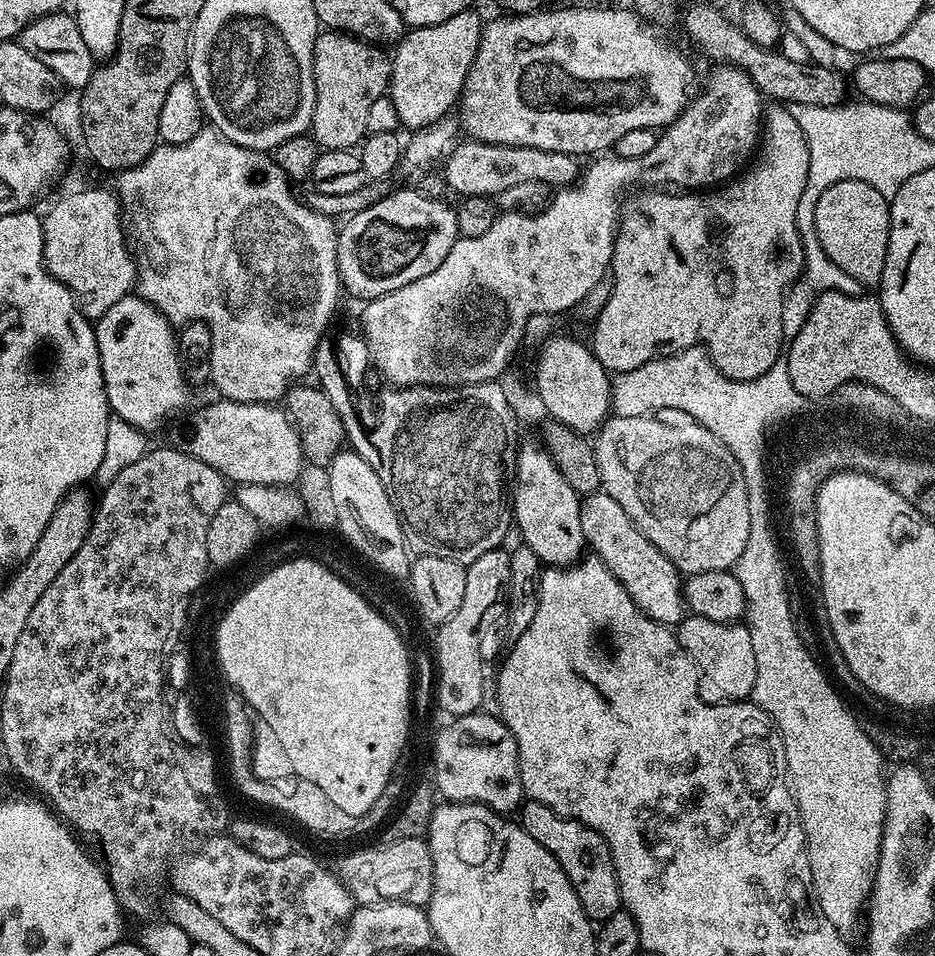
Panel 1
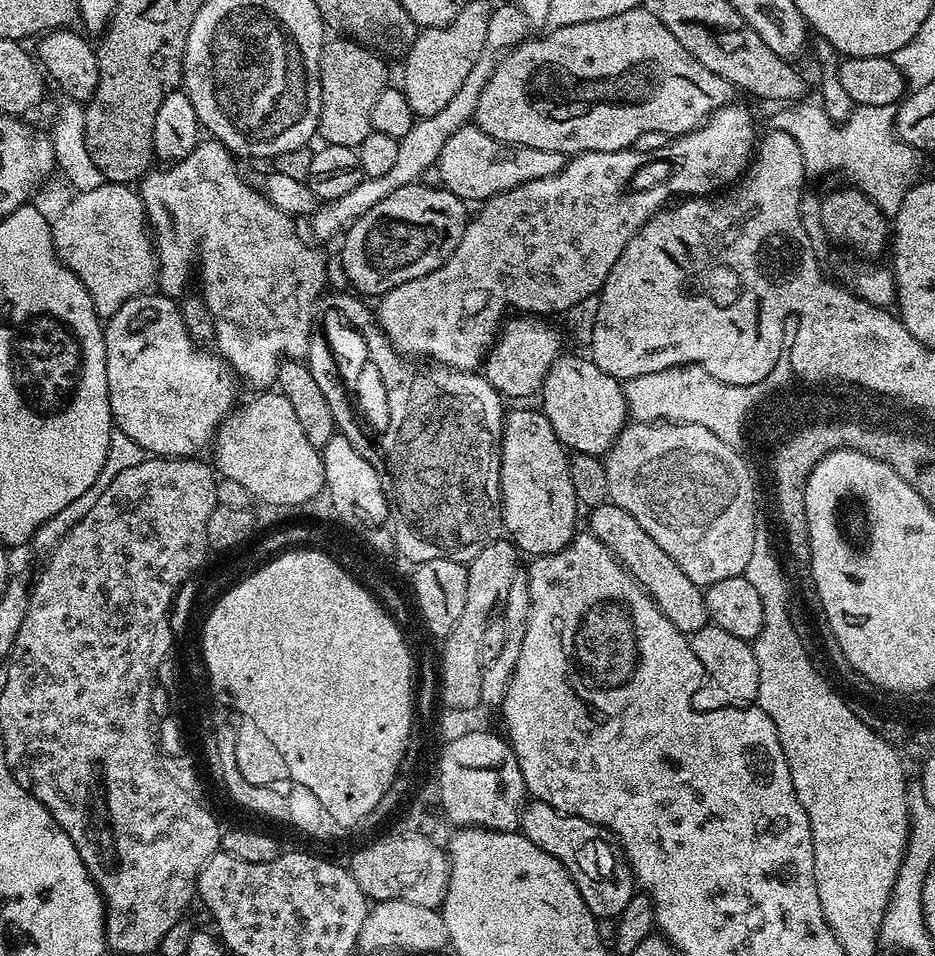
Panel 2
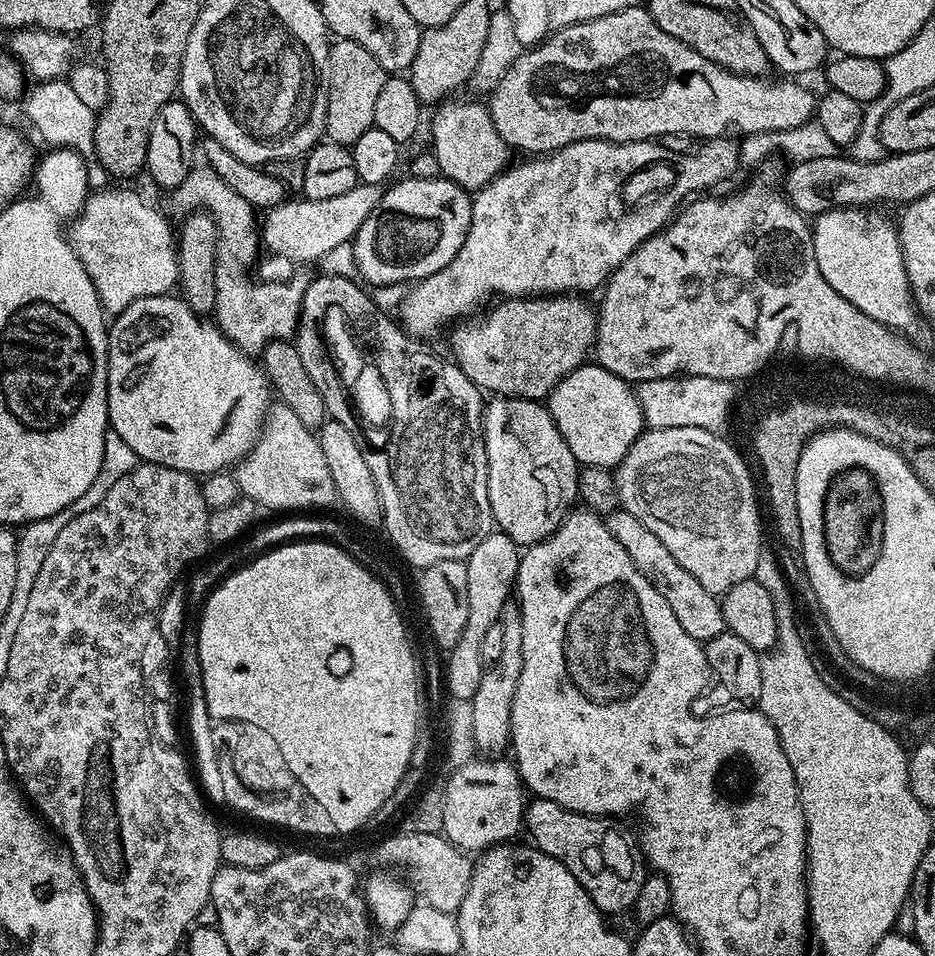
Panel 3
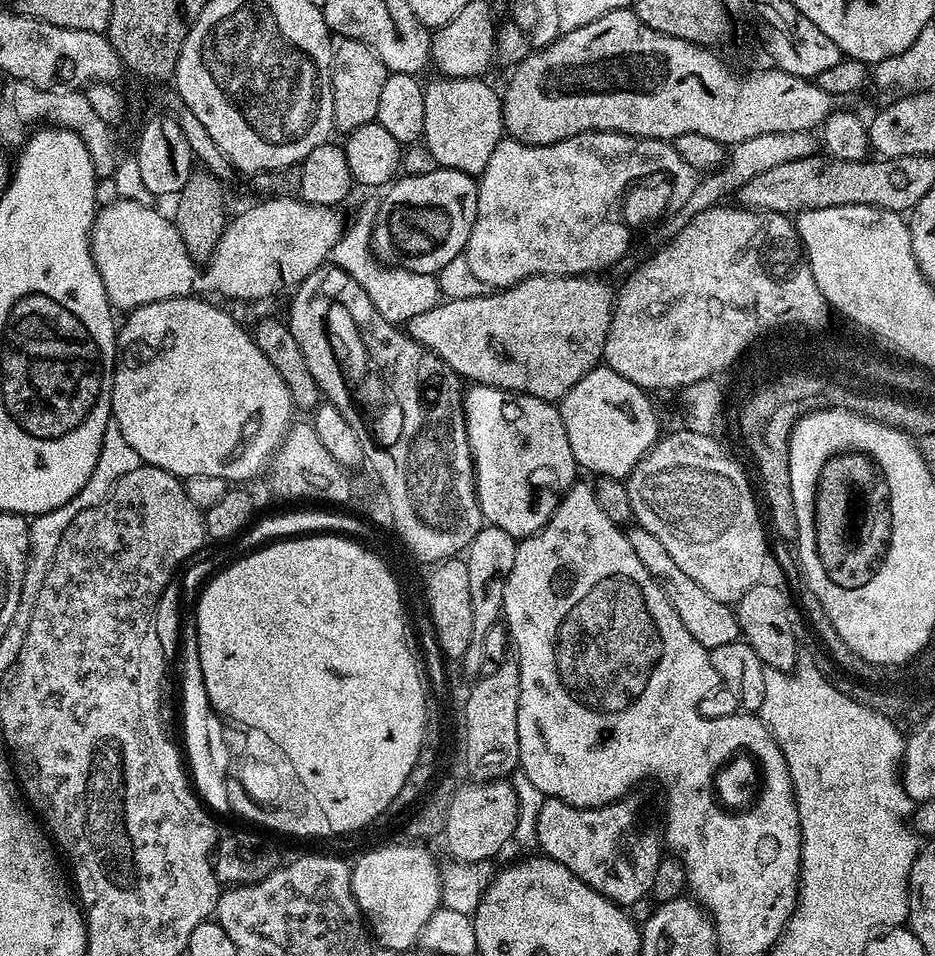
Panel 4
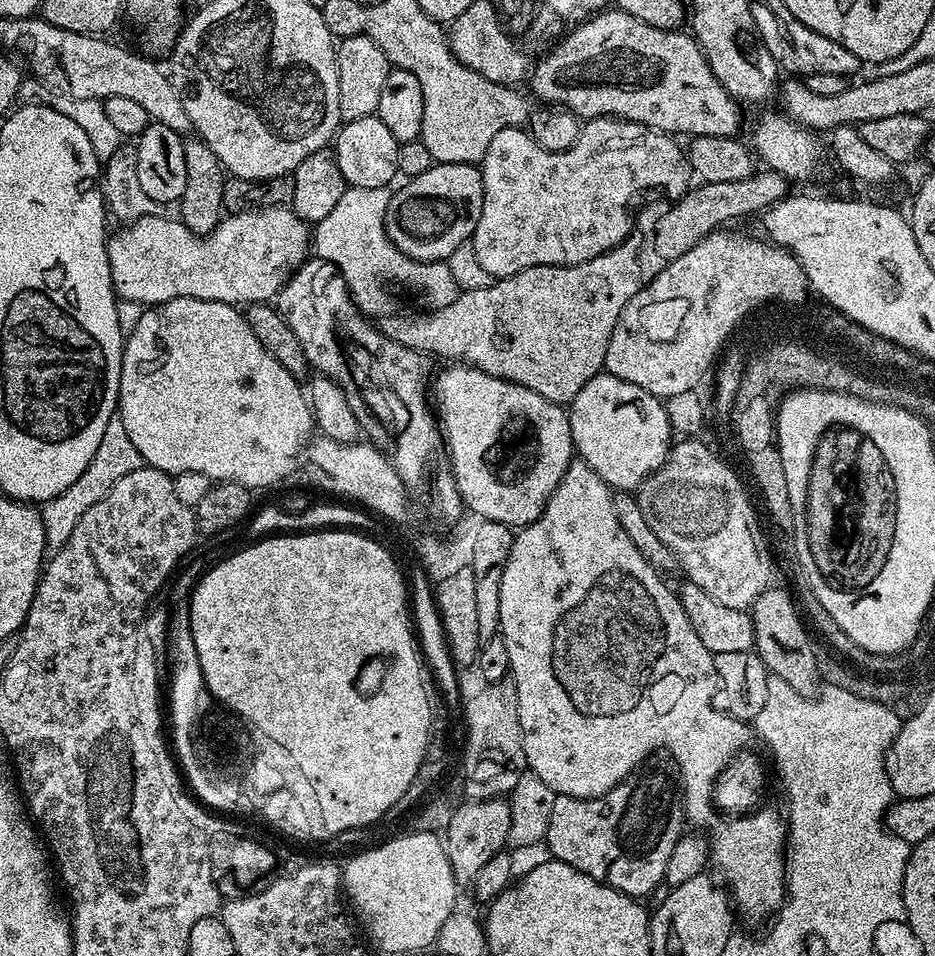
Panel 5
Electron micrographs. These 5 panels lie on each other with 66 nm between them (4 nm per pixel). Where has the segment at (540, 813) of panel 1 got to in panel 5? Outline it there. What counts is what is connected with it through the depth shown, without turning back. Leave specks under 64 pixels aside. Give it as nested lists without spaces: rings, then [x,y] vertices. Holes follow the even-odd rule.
[[[633,774],[628,779],[623,780],[618,786],[614,786],[614,790],[610,790],[606,794],[602,794],[598,798],[590,798],[583,800],[582,798],[570,798],[569,796],[557,796],[556,801],[551,807],[548,834],[546,837],[546,847],[548,846],[551,859],[566,862],[566,866],[574,866],[574,870],[578,870],[582,874],[586,874],[590,878],[599,880],[601,884],[608,884],[614,890],[618,890],[622,894],[633,898],[645,898],[656,887],[664,884],[664,875],[666,874],[666,861],[670,859],[670,854],[674,850],[674,846],[680,840],[682,833],[686,828],[686,817],[683,807],[678,803],[678,792],[672,784],[664,776],[640,776],[641,774]]]

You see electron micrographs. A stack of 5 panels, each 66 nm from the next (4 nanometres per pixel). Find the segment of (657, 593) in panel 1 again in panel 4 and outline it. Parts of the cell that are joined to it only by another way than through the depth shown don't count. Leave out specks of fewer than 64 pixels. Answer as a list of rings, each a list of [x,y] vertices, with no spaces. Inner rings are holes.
[[[632,526],[627,529],[627,533],[630,546],[634,546],[634,554],[638,554],[642,566],[646,566],[648,573],[659,582],[660,589],[666,594],[670,606],[674,606],[678,618],[682,618],[682,626],[686,626],[686,630],[694,634],[694,642],[711,650],[741,639],[733,605],[718,602],[718,598],[710,598],[710,594],[706,594],[706,590],[702,590],[702,586],[694,582],[694,578],[689,578],[683,570],[678,570],[674,558],[666,554],[662,542],[658,542],[658,538],[650,534],[650,530]]]

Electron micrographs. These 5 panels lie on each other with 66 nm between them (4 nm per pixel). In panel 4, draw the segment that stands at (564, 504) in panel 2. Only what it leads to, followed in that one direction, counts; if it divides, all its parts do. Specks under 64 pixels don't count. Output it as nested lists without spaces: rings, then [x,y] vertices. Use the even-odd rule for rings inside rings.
[[[472,384],[463,393],[464,429],[468,431],[468,445],[476,478],[476,497],[485,521],[506,534],[523,538],[532,536],[548,525],[560,498],[577,483],[578,465],[562,426],[559,407],[553,401],[527,396],[521,392],[507,392],[494,386]]]

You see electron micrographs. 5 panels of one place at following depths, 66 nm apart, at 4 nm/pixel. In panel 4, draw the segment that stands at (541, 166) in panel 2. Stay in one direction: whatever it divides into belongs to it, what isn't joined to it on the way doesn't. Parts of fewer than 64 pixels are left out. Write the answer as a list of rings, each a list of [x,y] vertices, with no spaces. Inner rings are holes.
[[[440,76],[435,79],[427,81],[424,89],[426,122],[422,144],[434,156],[439,167],[453,168],[467,176],[479,177],[486,162],[490,162],[490,154],[494,154],[494,146],[502,138],[498,128],[496,133],[492,125],[498,120],[501,93],[495,92],[484,78]]]

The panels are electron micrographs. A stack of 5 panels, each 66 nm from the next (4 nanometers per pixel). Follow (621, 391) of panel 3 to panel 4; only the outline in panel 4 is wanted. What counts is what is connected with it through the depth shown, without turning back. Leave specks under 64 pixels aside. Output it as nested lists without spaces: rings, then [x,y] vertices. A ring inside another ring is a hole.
[[[598,366],[590,370],[568,393],[558,402],[562,426],[566,426],[566,438],[570,442],[570,450],[574,454],[577,465],[588,472],[597,472],[597,477],[612,477],[623,481],[638,466],[640,459],[656,445],[661,435],[660,420],[656,417],[656,408],[645,389],[634,382],[622,378],[613,368]]]

